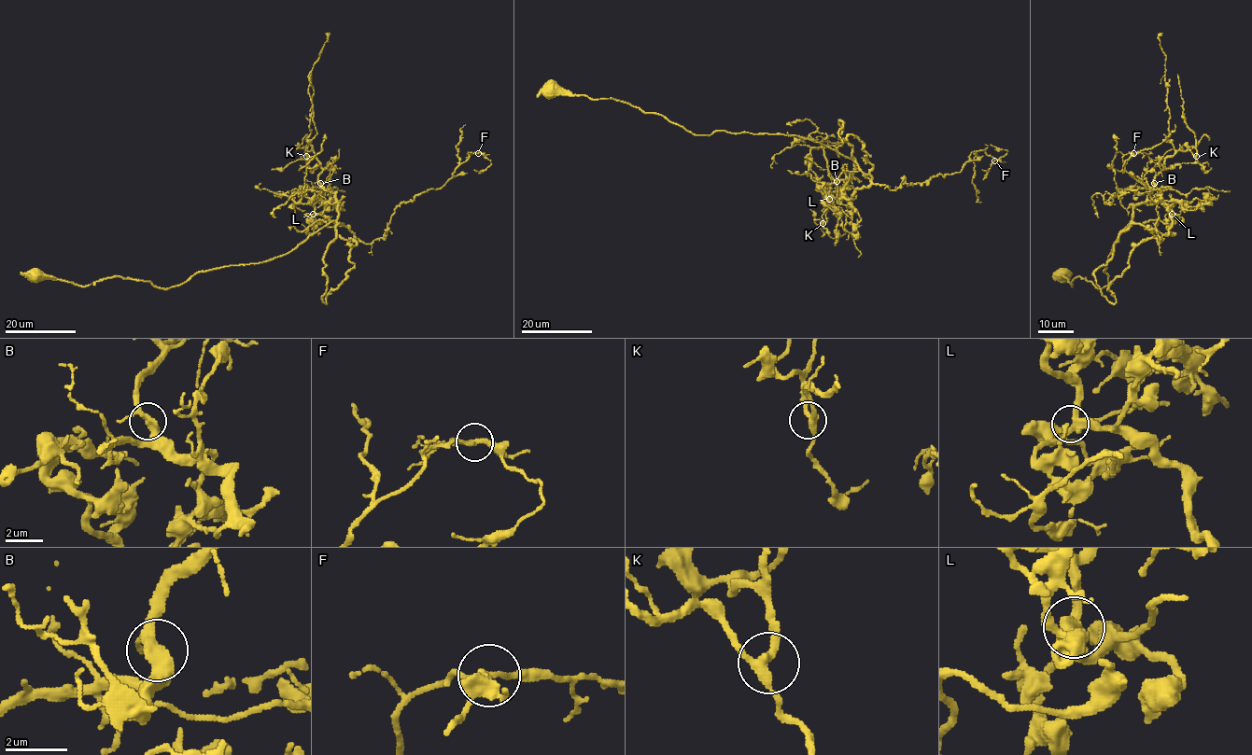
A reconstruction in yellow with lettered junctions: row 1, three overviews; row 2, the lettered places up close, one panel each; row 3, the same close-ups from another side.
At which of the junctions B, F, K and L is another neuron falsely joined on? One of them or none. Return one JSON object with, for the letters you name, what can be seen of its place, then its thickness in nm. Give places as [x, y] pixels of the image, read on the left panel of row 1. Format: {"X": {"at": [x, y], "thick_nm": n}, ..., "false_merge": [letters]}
{"false_merge": []}

